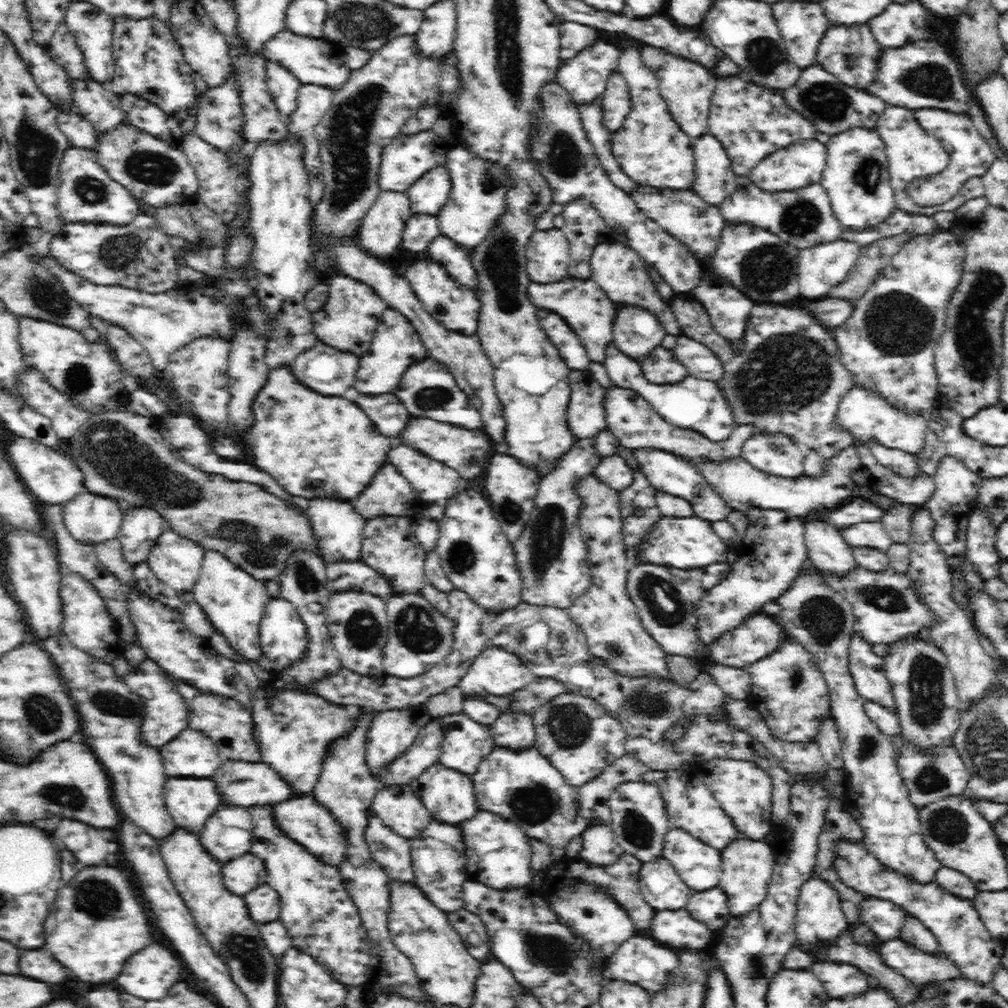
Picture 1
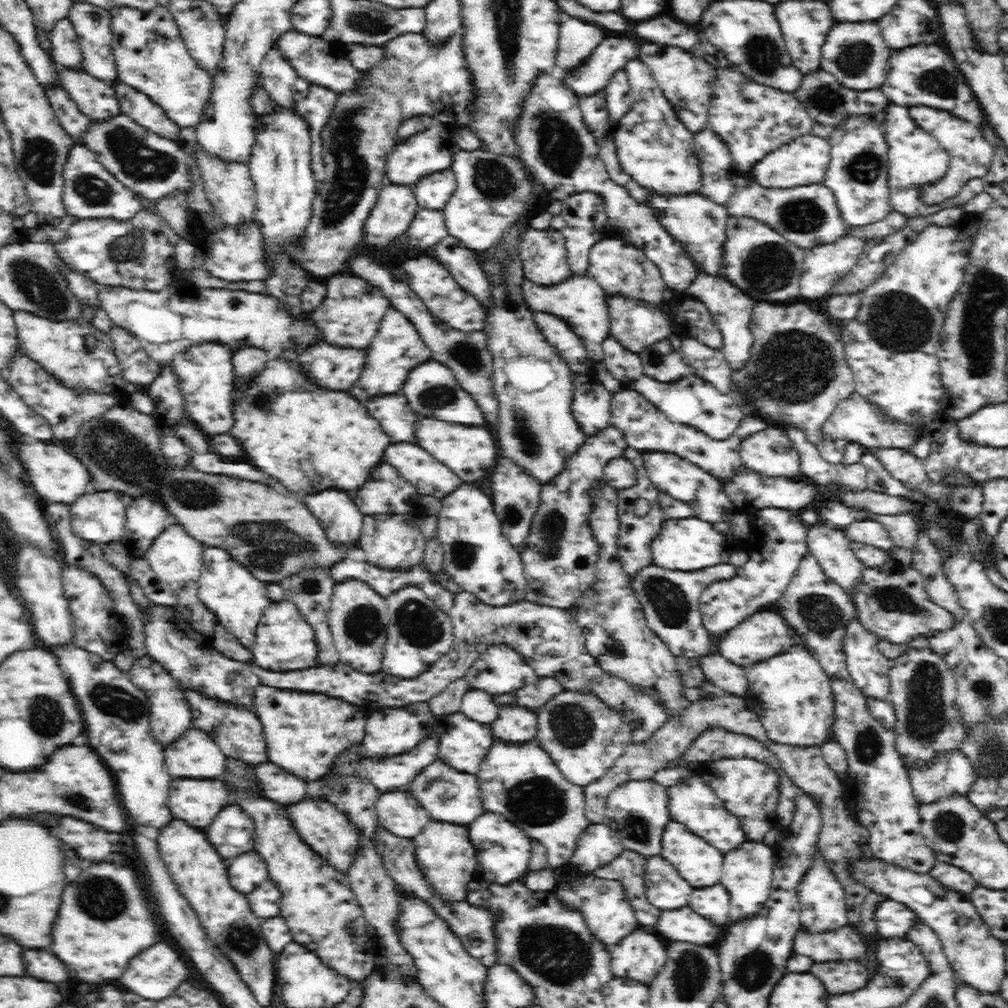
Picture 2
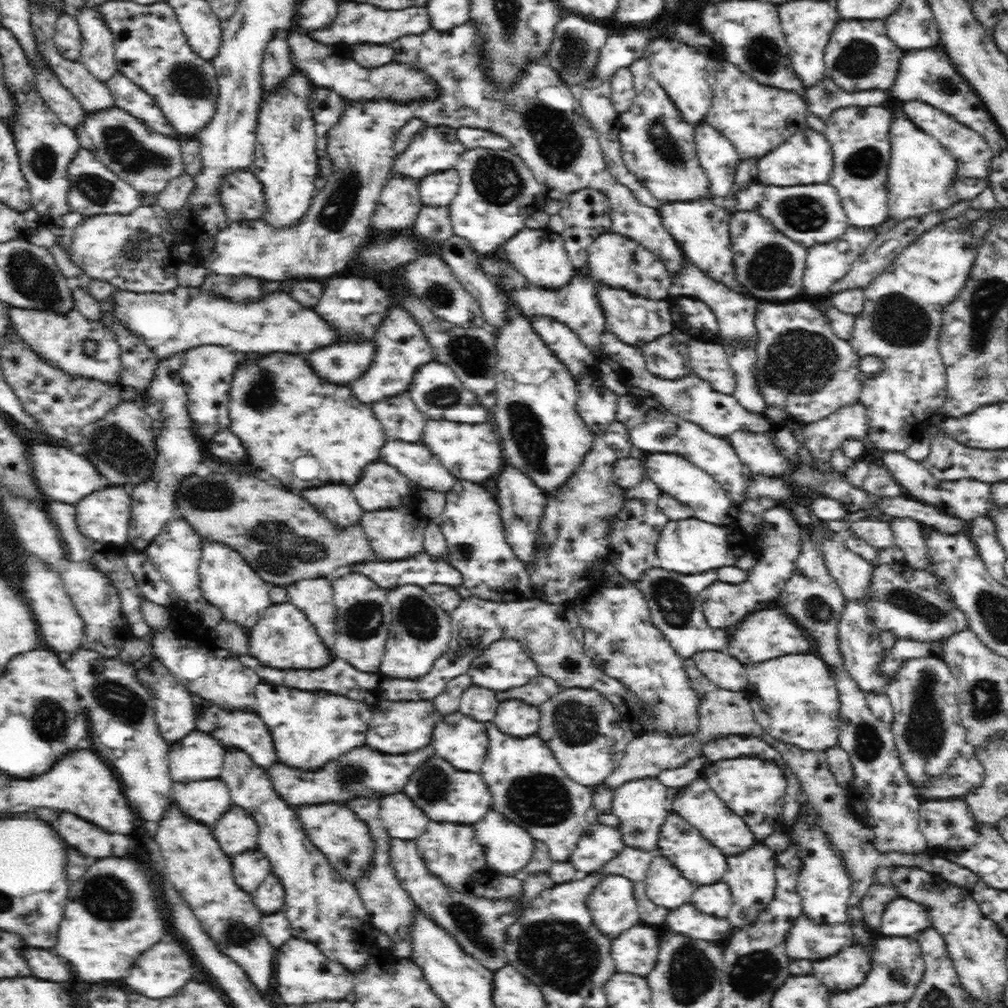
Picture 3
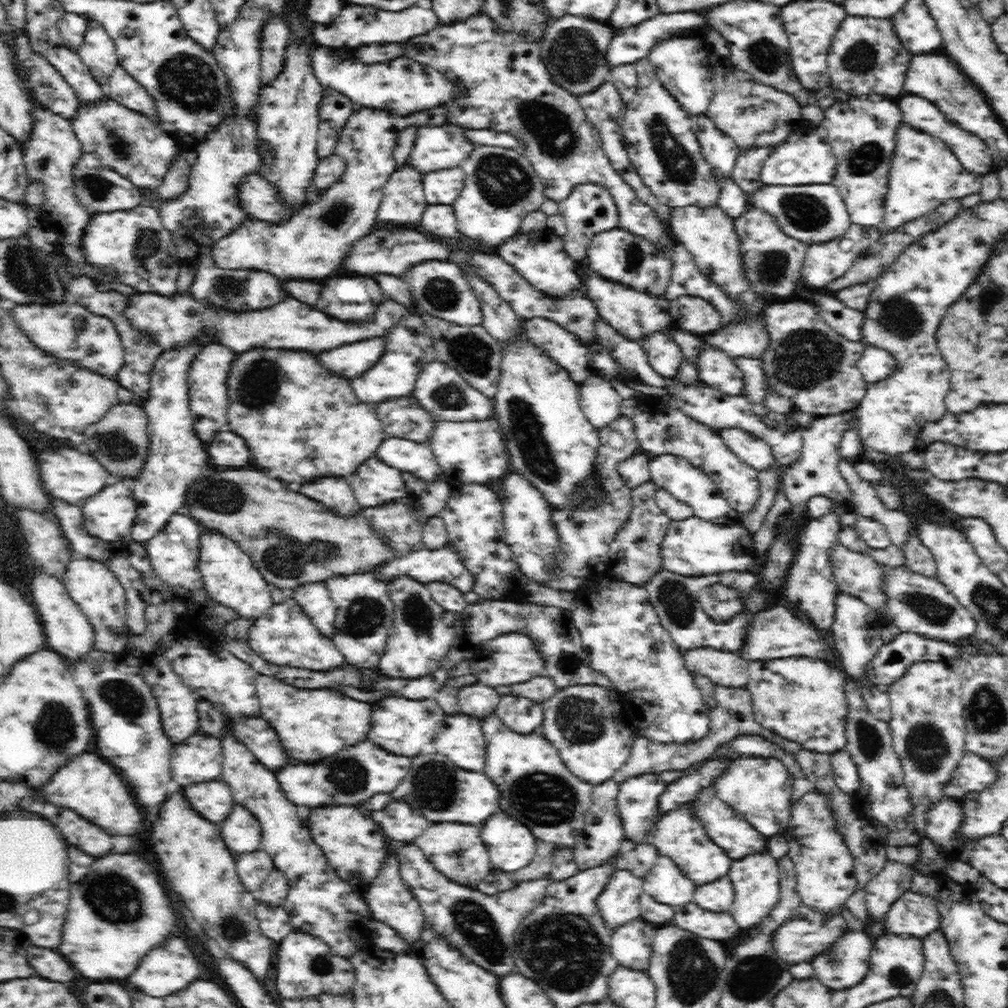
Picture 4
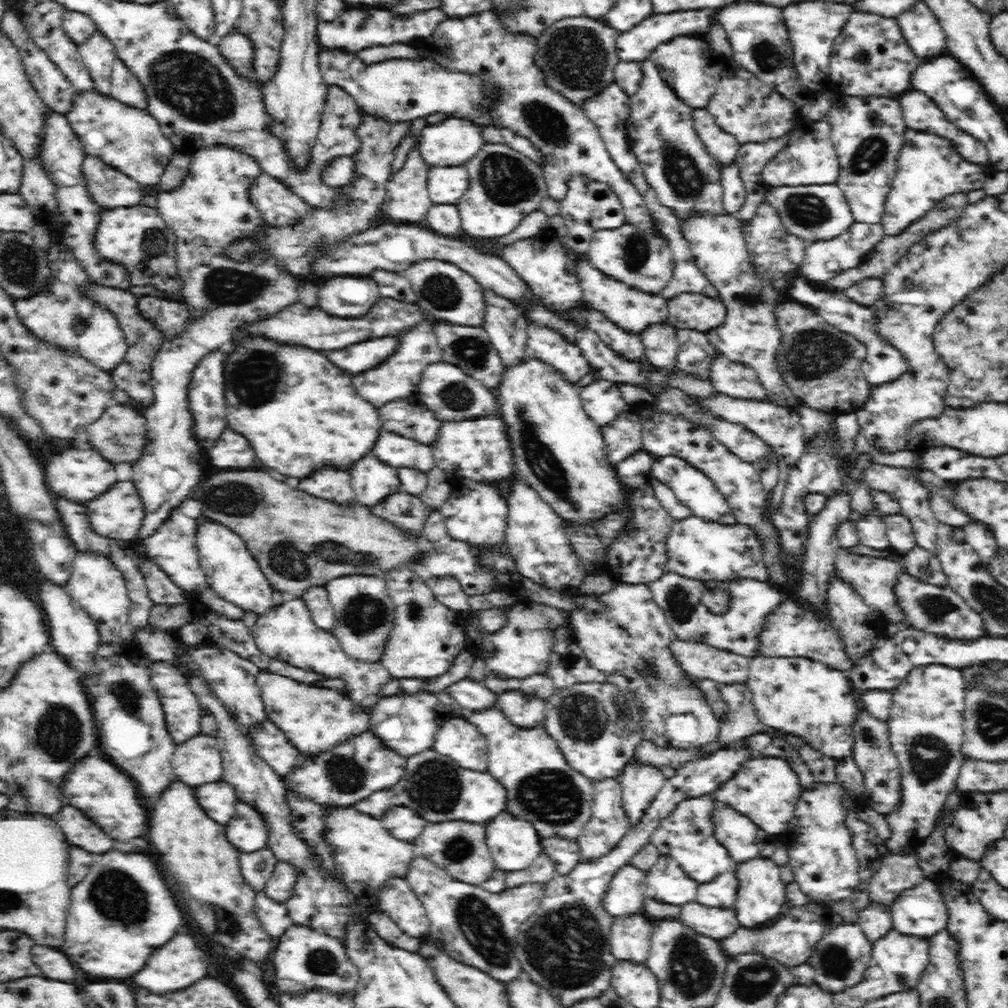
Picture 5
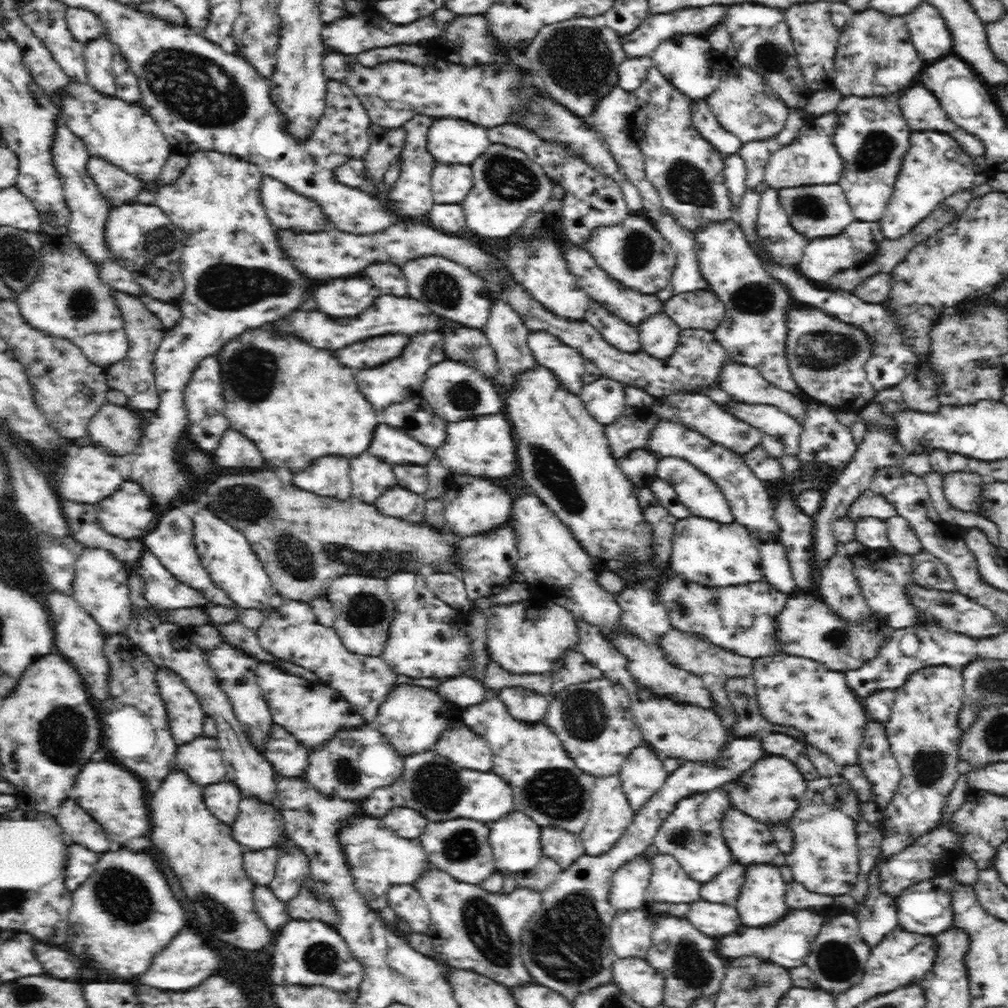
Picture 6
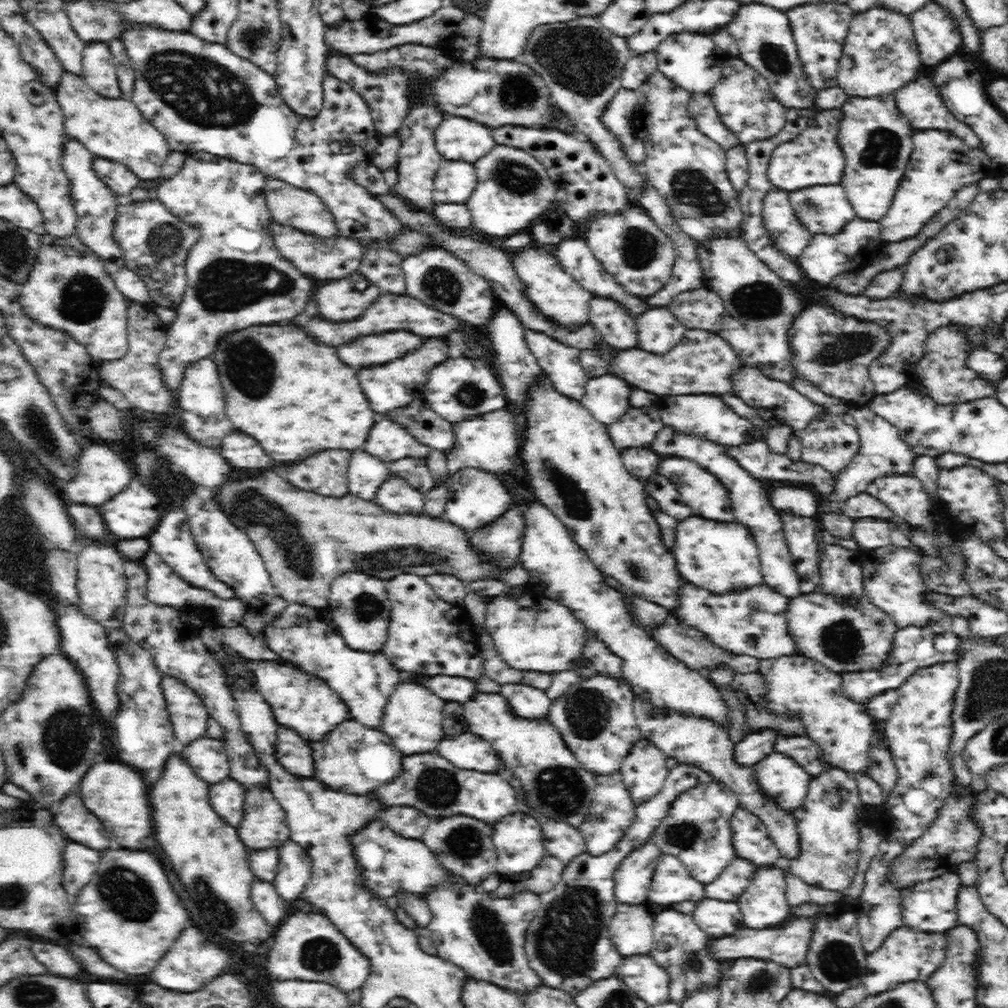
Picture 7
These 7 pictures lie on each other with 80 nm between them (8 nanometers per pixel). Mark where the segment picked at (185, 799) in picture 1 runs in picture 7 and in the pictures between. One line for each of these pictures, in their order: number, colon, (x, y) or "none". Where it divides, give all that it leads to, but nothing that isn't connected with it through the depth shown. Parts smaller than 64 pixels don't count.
2: (198, 802)
3: (209, 800)
4: (214, 800)
5: (220, 800)
6: (223, 799)
7: (228, 797)

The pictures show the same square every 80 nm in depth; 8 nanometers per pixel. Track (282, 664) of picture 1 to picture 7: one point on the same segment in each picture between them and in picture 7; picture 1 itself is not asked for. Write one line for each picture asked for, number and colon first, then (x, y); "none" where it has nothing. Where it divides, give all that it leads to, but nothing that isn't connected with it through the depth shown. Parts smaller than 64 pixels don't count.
2: (283, 640)
3: (284, 637)
4: (285, 635)
5: (286, 631)
6: (292, 632)
7: (364, 682)

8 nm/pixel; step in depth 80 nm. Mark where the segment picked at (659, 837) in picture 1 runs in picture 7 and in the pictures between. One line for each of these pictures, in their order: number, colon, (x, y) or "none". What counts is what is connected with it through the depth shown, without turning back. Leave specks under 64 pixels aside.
2: (640, 808)
3: (641, 805)
4: (638, 795)
5: (641, 781)
6: (642, 774)
7: (644, 770)

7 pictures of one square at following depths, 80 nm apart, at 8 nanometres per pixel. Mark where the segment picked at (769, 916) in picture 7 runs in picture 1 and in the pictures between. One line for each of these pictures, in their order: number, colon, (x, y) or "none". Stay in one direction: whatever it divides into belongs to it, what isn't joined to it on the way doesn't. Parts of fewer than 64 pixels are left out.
1: (747, 866)
2: (748, 871)
3: (751, 876)
4: (756, 881)
5: (760, 898)
6: (761, 903)

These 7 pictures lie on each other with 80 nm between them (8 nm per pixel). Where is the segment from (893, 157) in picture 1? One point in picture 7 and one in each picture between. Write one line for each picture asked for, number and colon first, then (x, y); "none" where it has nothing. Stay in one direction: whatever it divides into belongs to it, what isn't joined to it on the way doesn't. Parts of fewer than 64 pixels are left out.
2: (916, 160)
3: (923, 177)
4: (925, 172)
5: (928, 169)
6: (937, 166)
7: (941, 164)

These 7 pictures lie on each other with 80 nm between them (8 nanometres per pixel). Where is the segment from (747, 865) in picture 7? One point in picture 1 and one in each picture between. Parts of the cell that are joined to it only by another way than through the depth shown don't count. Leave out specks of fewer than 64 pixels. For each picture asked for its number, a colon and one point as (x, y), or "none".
1: (711, 905)
2: (714, 902)
3: (717, 898)
4: (718, 896)
5: (722, 891)
6: (725, 888)

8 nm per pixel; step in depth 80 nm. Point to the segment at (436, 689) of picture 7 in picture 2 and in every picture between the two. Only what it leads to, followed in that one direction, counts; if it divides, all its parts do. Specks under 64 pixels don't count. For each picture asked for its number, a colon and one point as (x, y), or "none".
2: (478, 704)
3: (477, 702)
4: (477, 700)
5: (472, 694)
6: (462, 691)

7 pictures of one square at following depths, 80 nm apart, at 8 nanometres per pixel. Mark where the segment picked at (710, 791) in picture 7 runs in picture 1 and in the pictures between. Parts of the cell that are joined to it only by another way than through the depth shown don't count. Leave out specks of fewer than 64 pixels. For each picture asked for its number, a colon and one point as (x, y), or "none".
1: (698, 864)
2: (701, 864)
3: (701, 862)
4: (680, 834)
5: (687, 835)
6: (693, 833)

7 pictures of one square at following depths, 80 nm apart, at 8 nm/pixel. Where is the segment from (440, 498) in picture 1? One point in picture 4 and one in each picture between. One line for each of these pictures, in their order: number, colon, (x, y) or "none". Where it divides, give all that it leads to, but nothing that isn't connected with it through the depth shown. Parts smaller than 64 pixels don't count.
2: (420, 469)
3: (415, 461)
4: (404, 455)

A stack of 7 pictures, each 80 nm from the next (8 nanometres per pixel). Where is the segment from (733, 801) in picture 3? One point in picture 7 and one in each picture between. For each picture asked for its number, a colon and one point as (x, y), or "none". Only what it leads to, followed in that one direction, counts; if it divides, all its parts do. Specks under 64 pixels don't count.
4: (761, 790)
5: (767, 789)
6: (775, 787)
7: (785, 781)

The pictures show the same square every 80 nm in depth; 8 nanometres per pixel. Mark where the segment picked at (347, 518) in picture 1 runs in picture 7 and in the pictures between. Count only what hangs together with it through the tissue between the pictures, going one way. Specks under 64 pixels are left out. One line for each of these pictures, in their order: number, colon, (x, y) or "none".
2: (343, 520)
3: (338, 500)
4: (335, 491)
5: (330, 482)
6: (329, 477)
7: (321, 472)

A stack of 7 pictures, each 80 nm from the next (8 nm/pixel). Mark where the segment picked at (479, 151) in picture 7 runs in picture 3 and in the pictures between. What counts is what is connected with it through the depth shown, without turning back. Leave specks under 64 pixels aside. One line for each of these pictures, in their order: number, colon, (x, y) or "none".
3: (433, 149)
4: (446, 146)
5: (449, 142)
6: (451, 140)

